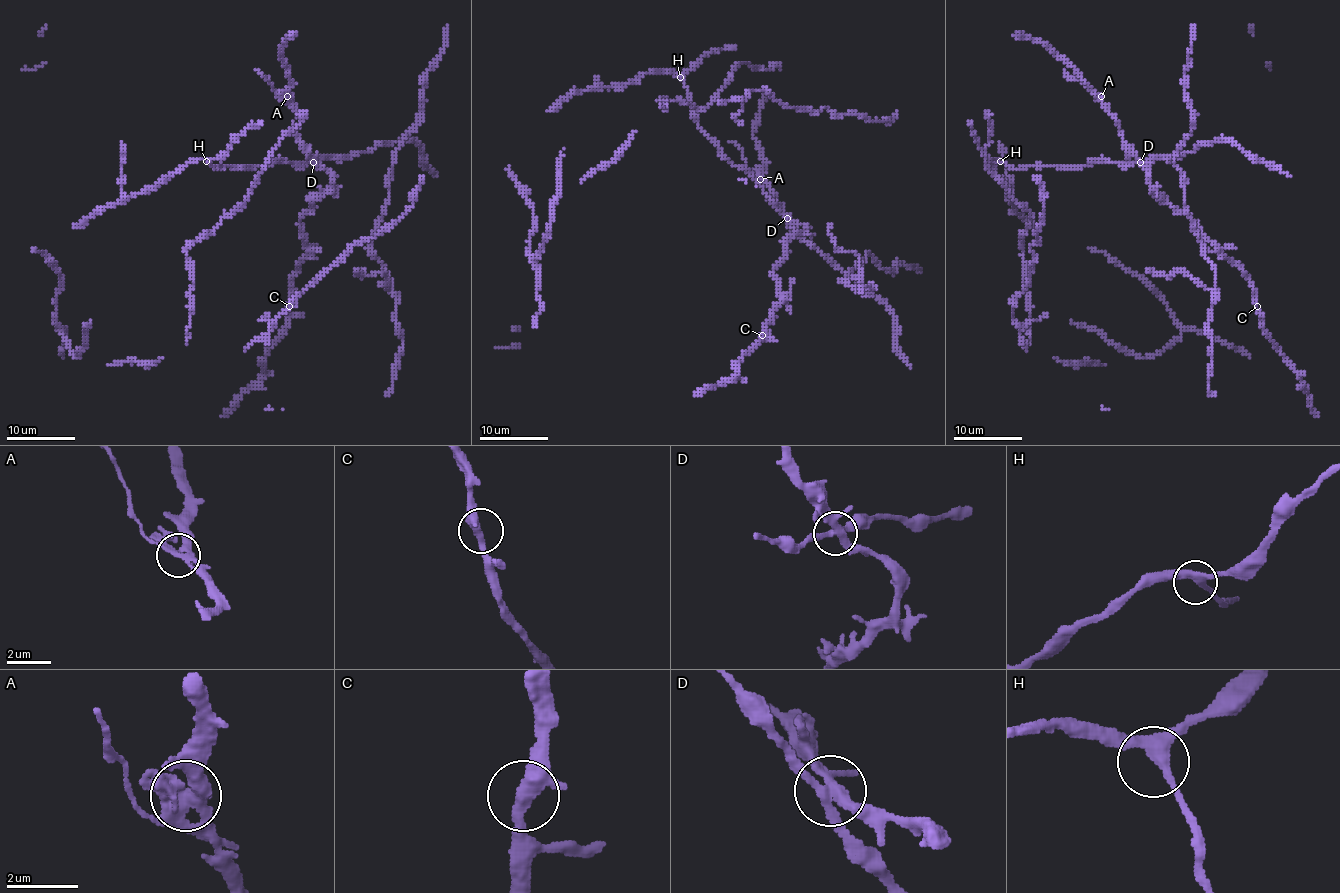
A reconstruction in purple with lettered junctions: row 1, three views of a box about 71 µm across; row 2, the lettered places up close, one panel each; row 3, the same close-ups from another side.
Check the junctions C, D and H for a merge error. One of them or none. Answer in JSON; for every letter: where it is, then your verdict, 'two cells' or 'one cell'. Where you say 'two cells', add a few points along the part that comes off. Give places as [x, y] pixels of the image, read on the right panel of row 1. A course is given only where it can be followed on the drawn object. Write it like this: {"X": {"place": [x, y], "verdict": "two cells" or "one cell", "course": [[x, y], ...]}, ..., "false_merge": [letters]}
{"C": {"place": [1257, 306], "verdict": "one cell"}, "D": {"place": [1140, 162], "verdict": "one cell"}, "H": {"place": [1000, 161], "verdict": "one cell"}, "false_merge": []}

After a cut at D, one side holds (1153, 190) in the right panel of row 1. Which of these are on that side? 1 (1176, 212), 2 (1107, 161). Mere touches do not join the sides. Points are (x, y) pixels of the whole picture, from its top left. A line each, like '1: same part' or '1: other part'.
1: same part
2: other part

